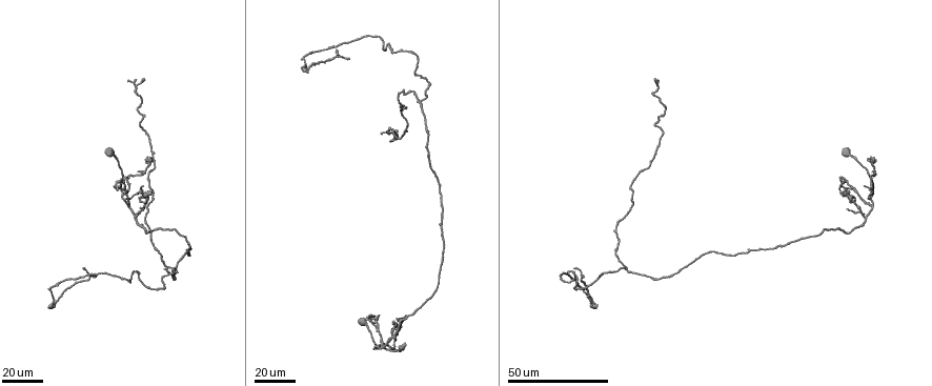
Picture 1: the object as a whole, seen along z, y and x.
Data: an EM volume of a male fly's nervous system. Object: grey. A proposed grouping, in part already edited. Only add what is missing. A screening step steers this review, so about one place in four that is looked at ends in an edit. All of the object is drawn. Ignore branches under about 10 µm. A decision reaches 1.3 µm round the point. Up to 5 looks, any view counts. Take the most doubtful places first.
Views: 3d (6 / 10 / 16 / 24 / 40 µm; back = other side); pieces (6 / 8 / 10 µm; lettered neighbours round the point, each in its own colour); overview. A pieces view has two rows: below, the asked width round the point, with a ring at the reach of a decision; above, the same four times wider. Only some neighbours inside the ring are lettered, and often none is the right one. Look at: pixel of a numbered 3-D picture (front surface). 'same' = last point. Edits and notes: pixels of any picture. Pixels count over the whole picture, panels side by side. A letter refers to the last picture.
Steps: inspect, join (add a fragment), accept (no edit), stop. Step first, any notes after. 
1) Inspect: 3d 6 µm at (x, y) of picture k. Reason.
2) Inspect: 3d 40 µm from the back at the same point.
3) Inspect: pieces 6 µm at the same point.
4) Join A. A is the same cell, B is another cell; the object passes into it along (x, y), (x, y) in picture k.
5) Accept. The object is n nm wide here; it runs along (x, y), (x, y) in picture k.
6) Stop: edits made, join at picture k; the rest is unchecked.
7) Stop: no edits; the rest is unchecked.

Inspect: 3d 40 µm at (145, 78) of picture 1. Long arm stops here.

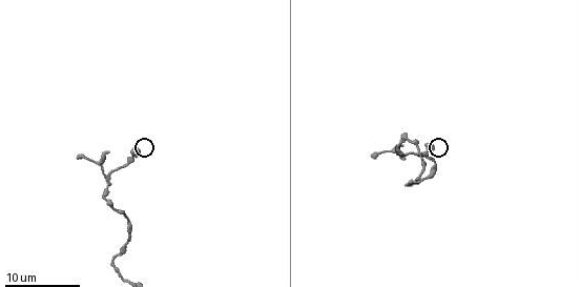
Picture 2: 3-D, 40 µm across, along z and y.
Inspect: pieces 10 µm at (137, 148) of picture 2.

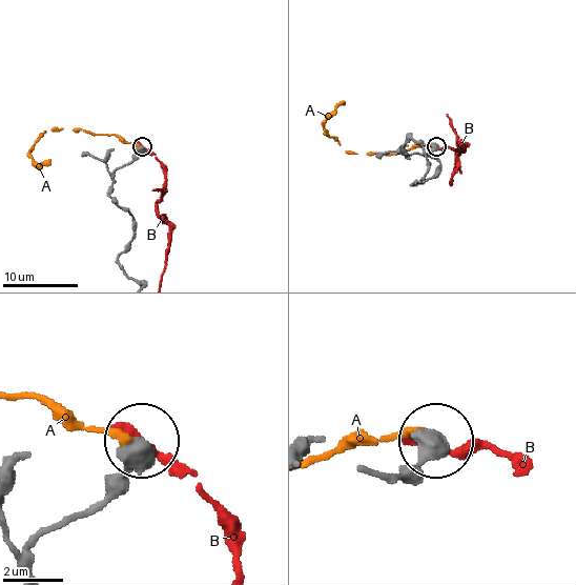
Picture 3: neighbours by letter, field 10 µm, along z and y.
Accept. A and B are other cells; it runs along (386, 472), (402, 472), (436, 445) in picture 3; no lettered fragment goes on from it.

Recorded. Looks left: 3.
Inspect: 3d 40 µm at (146, 157) of picture 1. Free end.

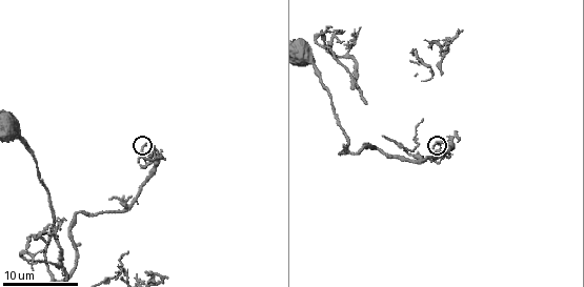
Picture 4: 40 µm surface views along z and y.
Inspect: pieces 6 µm at (146, 145) of picture 4.

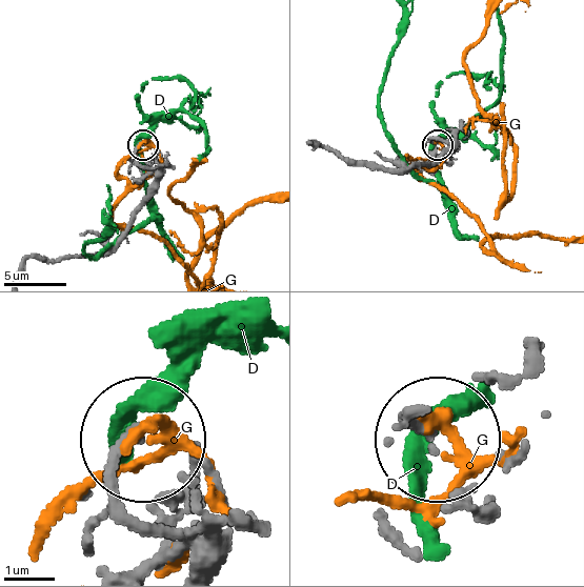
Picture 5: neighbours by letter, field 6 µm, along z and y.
Accept. The object is 170 nm wide here; D and G are other cells; it runs along (192, 564), (183, 543), (124, 502), (128, 443) in picture 5; none of them fits.

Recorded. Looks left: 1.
Stop: no edits; the rest is unchecked.

